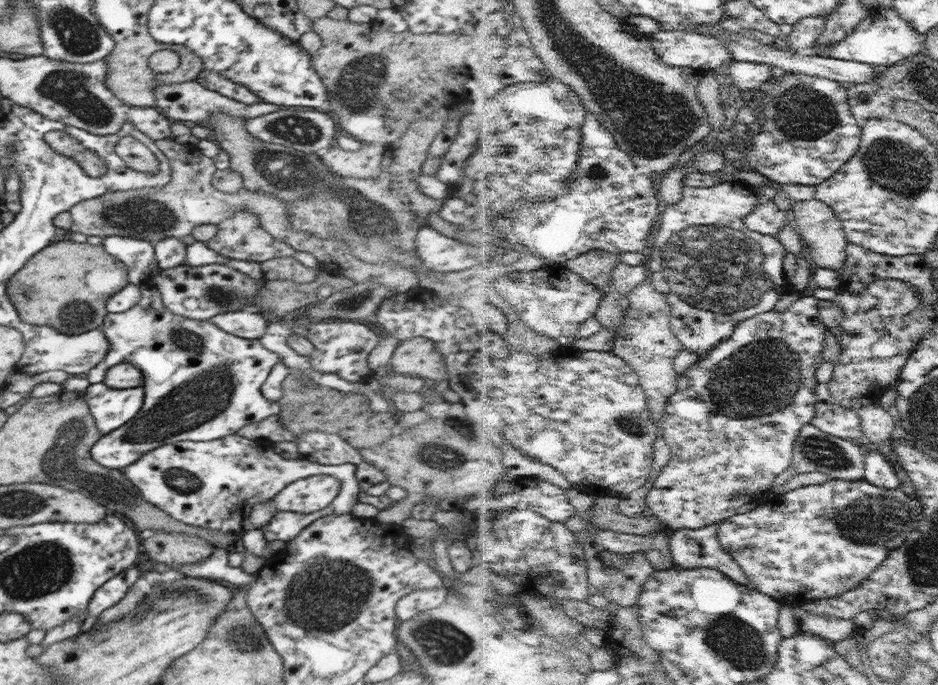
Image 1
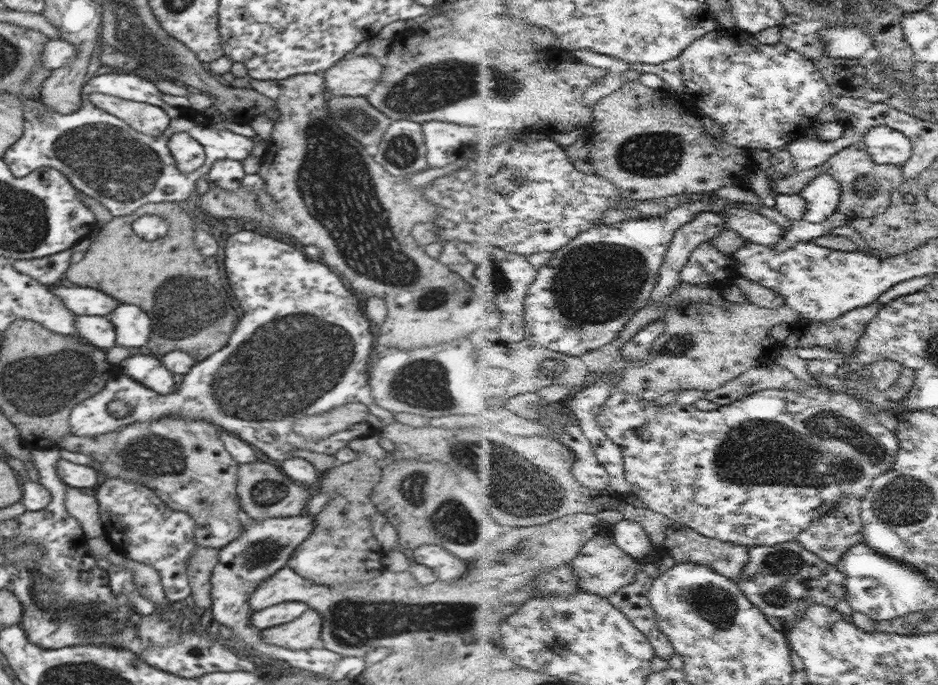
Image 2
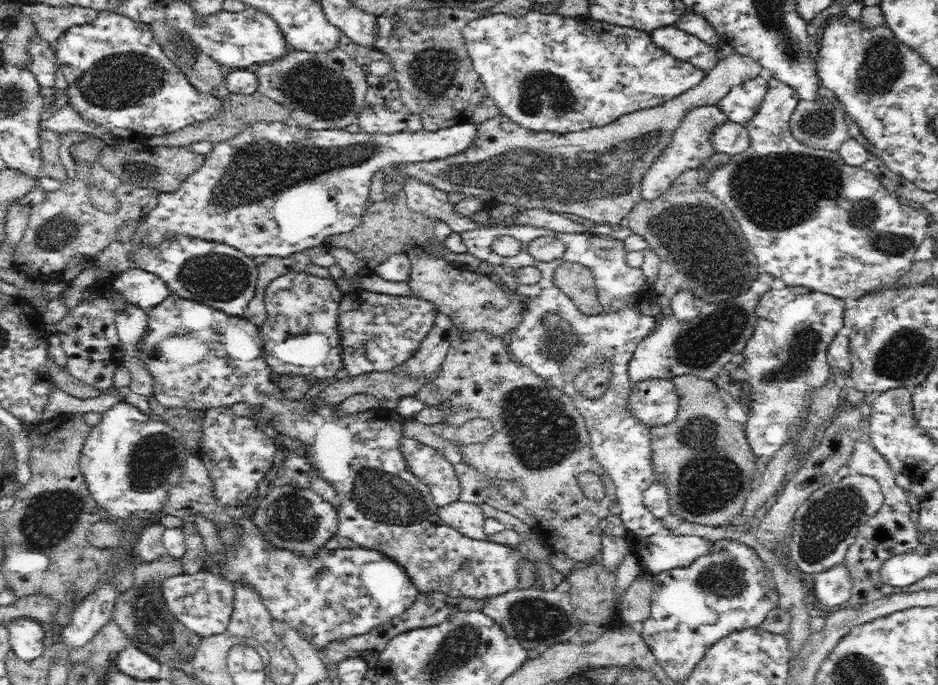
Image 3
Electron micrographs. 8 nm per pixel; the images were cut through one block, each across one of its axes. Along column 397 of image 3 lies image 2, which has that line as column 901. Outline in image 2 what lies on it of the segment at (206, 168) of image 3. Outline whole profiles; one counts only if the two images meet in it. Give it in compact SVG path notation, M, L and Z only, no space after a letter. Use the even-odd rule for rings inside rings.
M890 126L873 129L865 142L870 154L879 164L905 166L915 153L913 141Z

